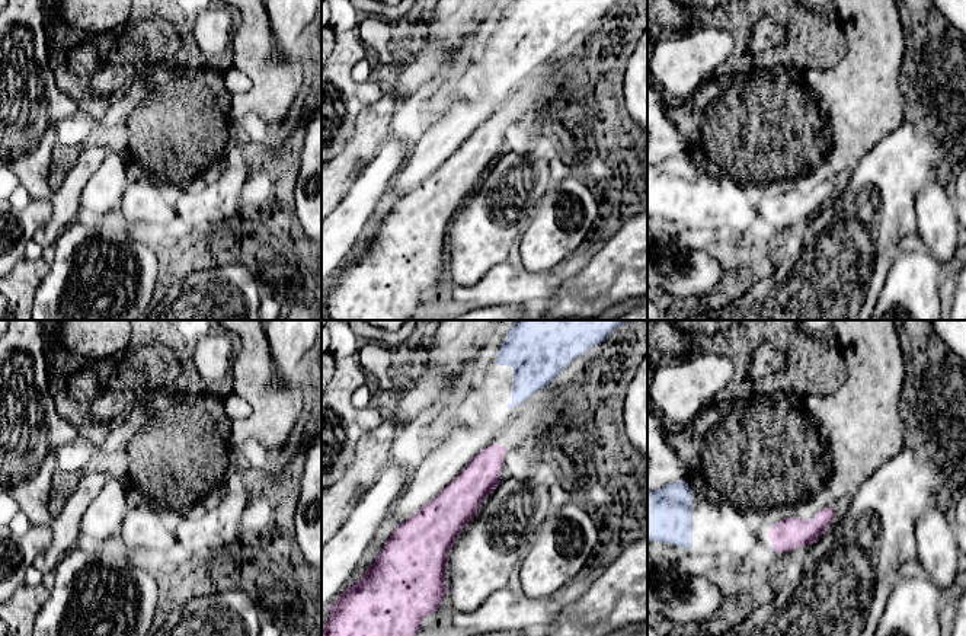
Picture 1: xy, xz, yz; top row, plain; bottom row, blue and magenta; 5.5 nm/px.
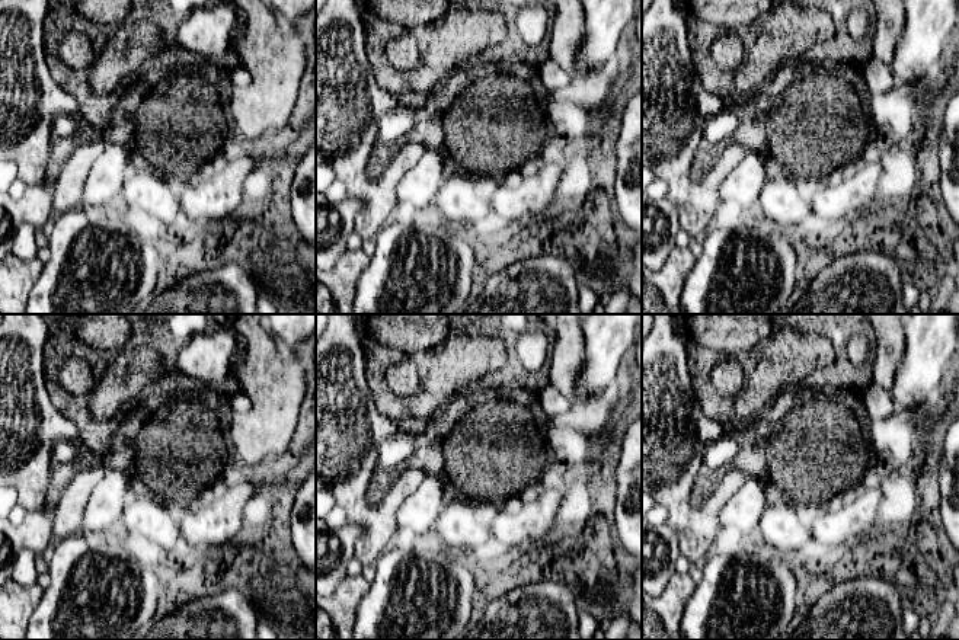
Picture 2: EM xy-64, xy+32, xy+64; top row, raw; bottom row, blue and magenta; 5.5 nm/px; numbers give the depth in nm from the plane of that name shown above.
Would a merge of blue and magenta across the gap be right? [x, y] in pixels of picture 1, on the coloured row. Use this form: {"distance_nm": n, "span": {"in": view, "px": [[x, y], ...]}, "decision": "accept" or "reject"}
{"distance_nm": 220, "span": {"in": "xz", "px": [[508, 408], [498, 446]]}, "decision": "reject"}

